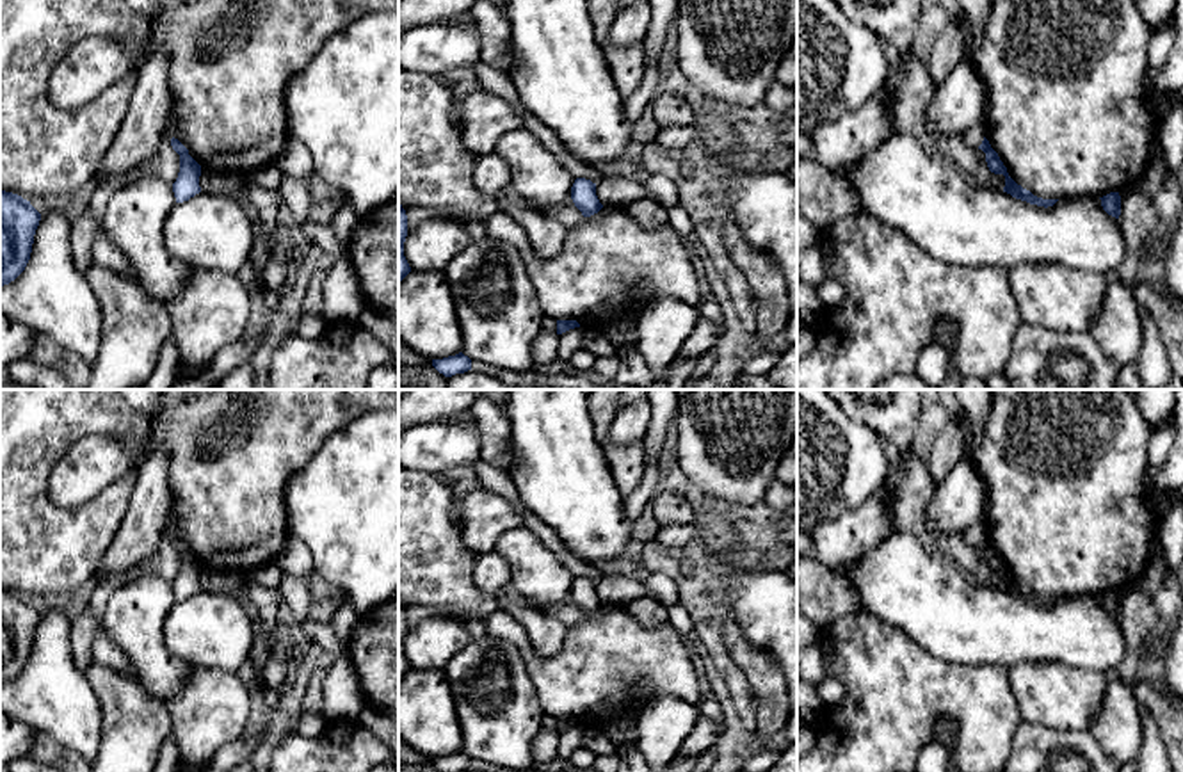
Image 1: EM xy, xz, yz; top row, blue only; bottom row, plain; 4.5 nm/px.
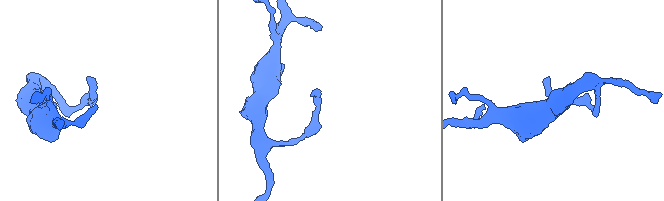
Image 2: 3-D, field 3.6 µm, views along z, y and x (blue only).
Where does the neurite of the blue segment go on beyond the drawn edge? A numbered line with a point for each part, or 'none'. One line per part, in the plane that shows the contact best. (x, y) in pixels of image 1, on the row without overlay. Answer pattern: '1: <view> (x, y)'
none

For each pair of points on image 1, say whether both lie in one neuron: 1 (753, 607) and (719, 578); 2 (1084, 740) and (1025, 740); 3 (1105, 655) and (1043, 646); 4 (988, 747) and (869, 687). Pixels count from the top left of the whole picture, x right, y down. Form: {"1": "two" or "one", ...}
{"1": "one", "2": "one", "3": "one", "4": "one"}

